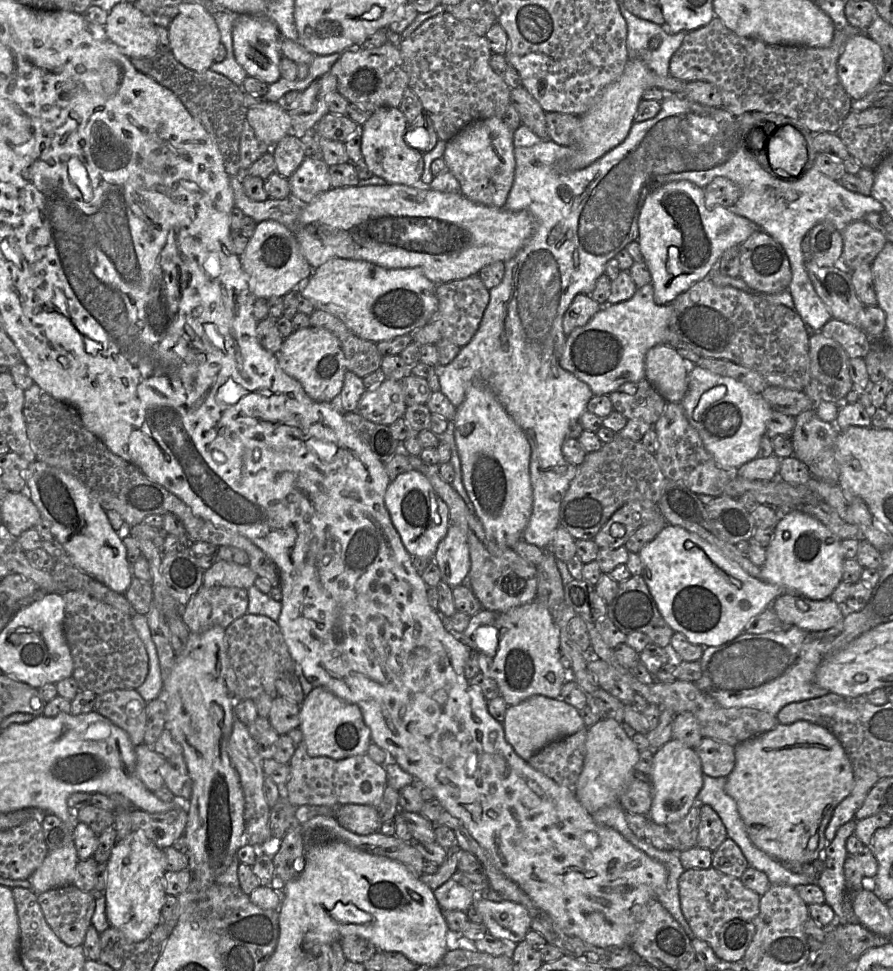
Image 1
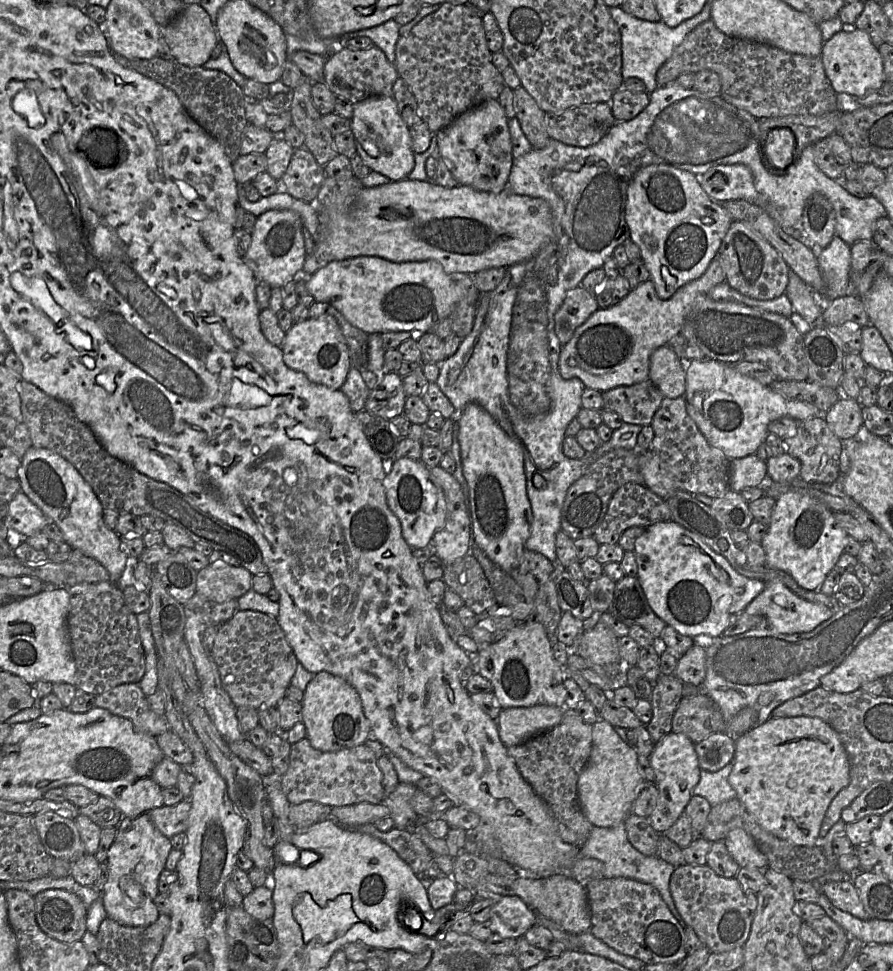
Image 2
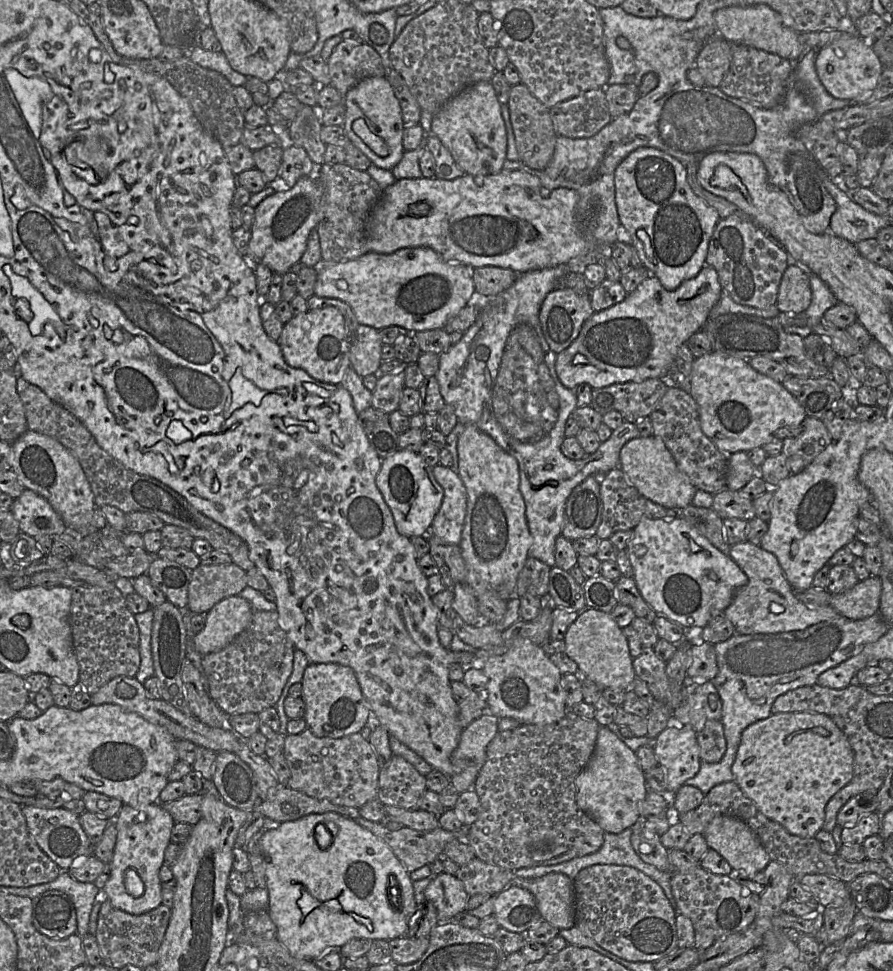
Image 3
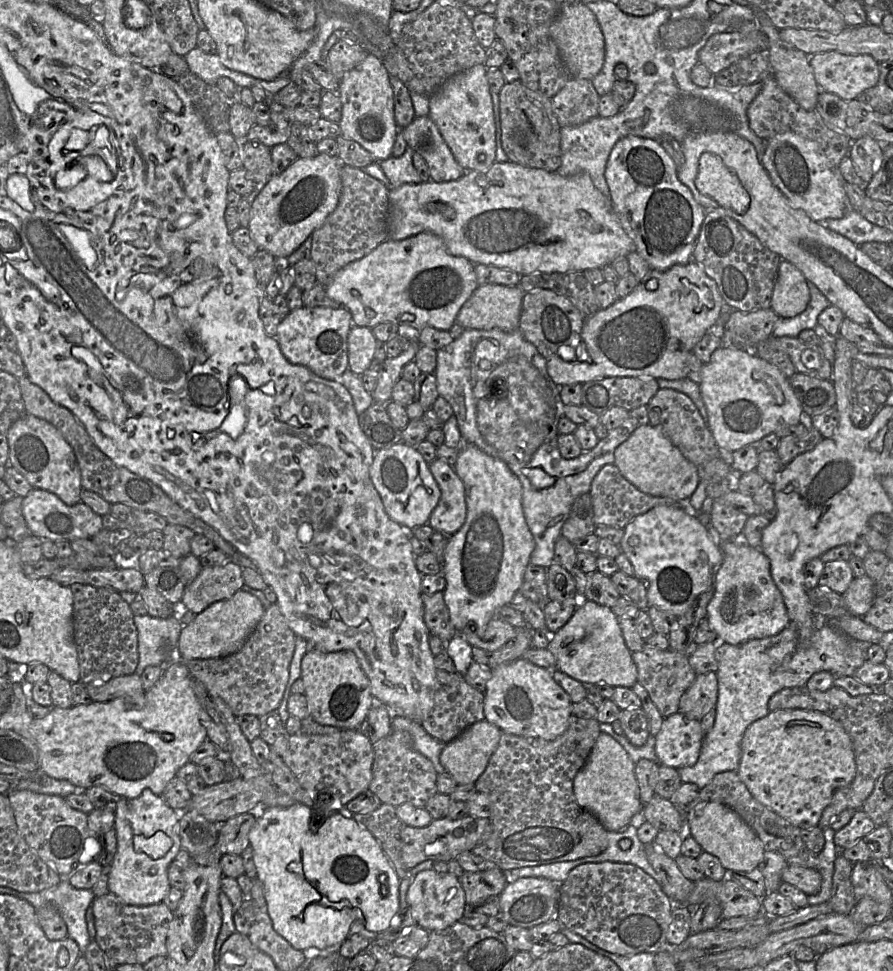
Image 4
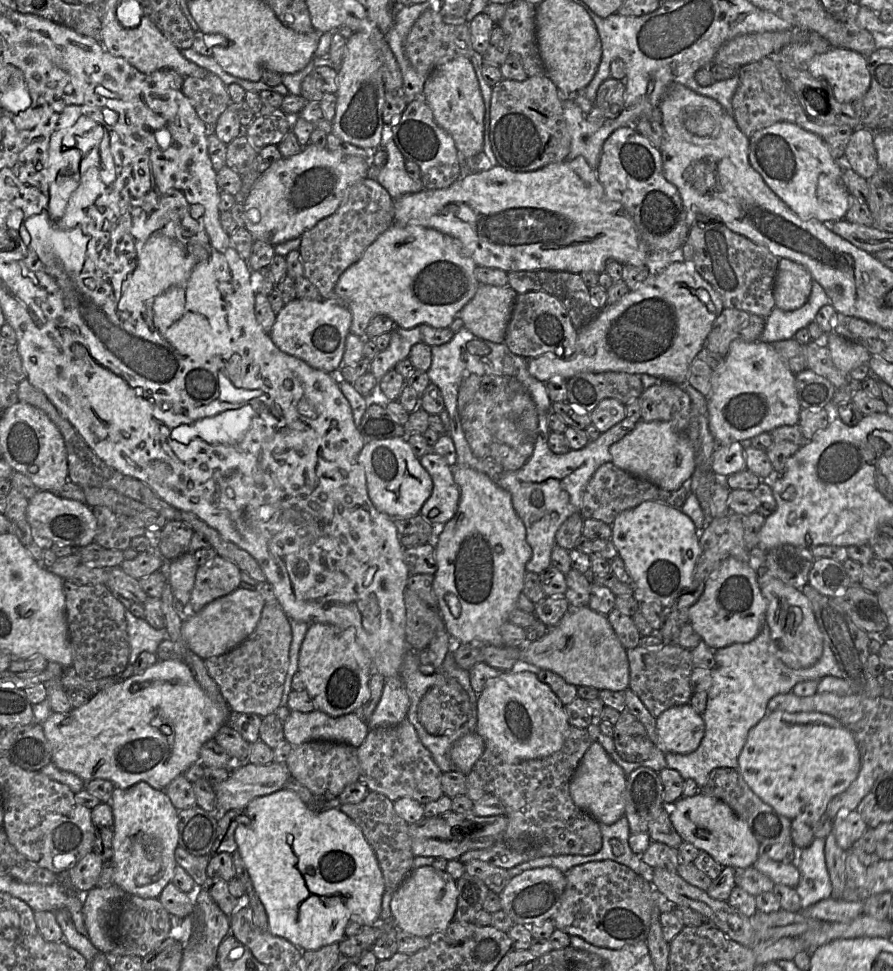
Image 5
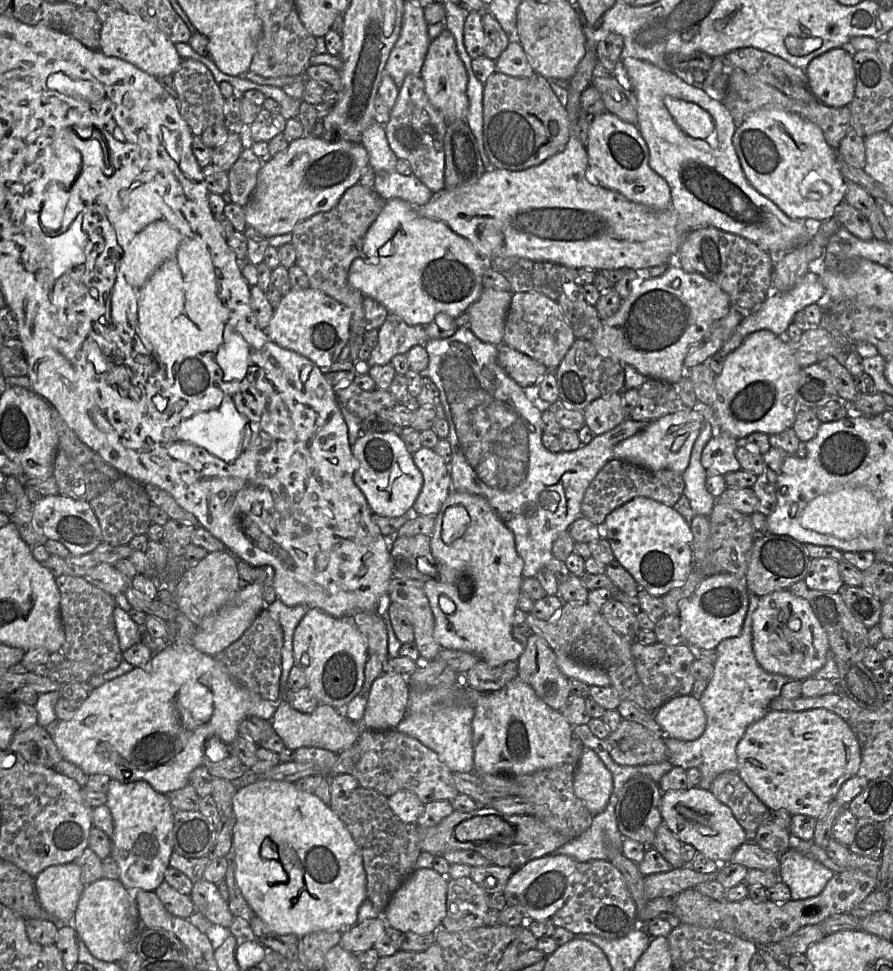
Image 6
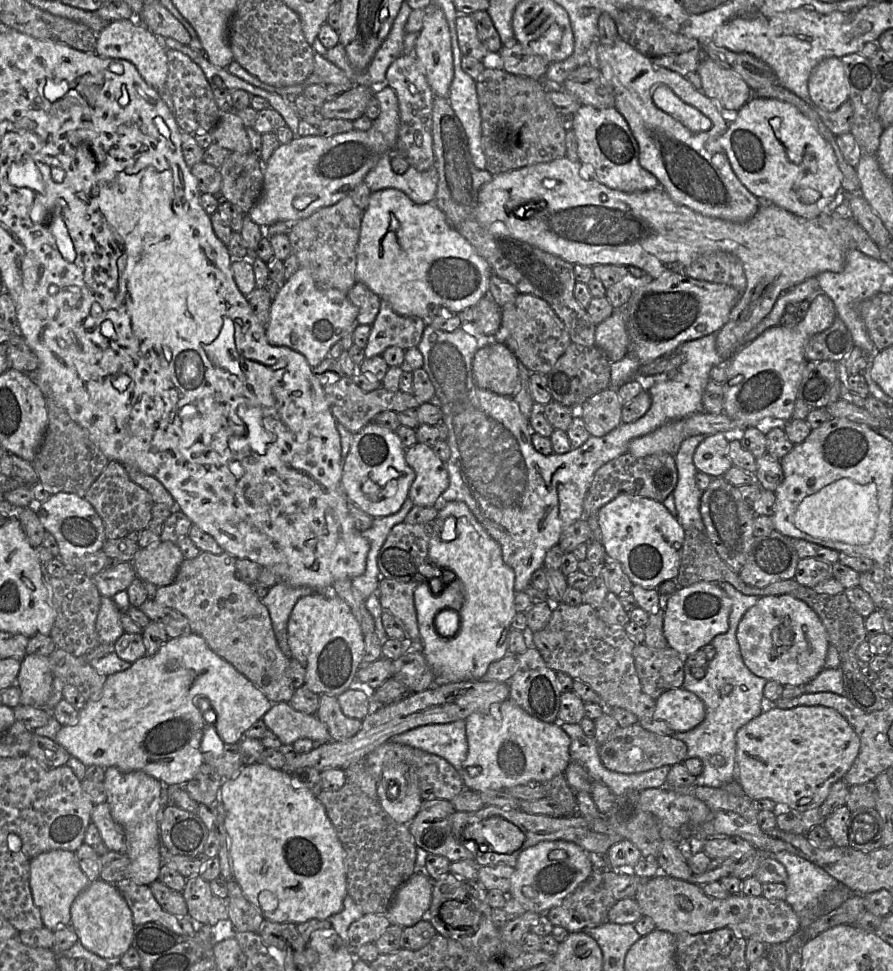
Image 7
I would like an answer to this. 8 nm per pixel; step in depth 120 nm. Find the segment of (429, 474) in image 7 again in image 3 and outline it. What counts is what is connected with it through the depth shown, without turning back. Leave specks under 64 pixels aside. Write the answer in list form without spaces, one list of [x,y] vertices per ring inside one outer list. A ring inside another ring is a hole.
[[[437,464],[433,475],[444,491],[441,506],[434,517],[430,534],[442,541],[459,546],[467,513],[466,487],[451,467]]]

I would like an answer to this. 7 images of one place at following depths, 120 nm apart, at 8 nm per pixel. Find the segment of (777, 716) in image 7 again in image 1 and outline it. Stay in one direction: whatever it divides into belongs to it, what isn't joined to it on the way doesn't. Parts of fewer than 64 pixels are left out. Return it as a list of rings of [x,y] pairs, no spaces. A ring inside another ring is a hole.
[[[799,720],[791,724],[779,723],[774,729],[748,739],[735,746],[735,766],[724,786],[726,793],[737,803],[739,814],[746,826],[747,834],[753,845],[780,862],[813,863],[817,861],[826,848],[825,829],[837,805],[853,789],[853,768],[838,739],[825,727]]]

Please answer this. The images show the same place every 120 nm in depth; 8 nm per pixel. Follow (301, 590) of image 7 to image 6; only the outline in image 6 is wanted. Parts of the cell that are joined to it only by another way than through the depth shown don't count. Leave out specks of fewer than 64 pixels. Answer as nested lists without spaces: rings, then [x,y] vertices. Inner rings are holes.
[[[278,598],[265,606],[271,616],[279,622],[283,630],[284,643],[282,648],[282,673],[280,677],[280,699],[285,700],[285,692],[288,688],[288,678],[294,666],[293,638],[294,632],[307,613],[306,605],[287,606]]]

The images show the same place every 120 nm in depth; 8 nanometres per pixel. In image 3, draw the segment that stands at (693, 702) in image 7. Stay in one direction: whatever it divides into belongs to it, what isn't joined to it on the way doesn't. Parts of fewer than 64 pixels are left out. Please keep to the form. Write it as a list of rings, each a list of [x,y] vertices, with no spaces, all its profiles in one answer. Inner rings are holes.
[[[672,722],[653,741],[658,765],[666,772],[666,793],[674,795],[700,769],[697,732],[690,725]]]

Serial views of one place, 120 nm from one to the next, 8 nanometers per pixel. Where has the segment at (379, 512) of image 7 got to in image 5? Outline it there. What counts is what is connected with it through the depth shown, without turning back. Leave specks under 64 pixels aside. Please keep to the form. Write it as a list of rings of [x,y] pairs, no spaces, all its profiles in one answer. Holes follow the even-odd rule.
[[[404,437],[365,443],[359,454],[359,463],[364,467],[367,492],[372,504],[392,518],[418,515],[432,493],[432,478]]]

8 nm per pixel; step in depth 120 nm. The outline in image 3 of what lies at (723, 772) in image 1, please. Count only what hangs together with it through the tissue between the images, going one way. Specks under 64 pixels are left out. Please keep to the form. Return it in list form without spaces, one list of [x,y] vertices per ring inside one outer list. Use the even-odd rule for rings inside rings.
[[[709,720],[697,733],[697,742],[701,760],[707,763],[719,762],[726,751],[726,739],[720,720]]]

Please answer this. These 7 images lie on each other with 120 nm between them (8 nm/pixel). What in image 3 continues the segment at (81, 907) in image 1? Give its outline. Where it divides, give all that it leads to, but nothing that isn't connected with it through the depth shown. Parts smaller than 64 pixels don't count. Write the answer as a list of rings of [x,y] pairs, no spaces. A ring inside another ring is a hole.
[[[49,890],[32,899],[32,921],[42,934],[64,939],[77,933],[77,915],[70,897],[62,891]]]

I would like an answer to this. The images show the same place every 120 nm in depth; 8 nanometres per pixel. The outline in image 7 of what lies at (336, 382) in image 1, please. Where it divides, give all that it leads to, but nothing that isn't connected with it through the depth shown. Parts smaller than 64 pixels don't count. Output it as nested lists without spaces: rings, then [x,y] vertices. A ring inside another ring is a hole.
[[[300,267],[281,285],[271,302],[266,336],[270,345],[285,346],[302,354],[313,368],[328,357],[331,347],[341,340],[357,317],[358,308],[345,293],[319,287],[309,271]]]

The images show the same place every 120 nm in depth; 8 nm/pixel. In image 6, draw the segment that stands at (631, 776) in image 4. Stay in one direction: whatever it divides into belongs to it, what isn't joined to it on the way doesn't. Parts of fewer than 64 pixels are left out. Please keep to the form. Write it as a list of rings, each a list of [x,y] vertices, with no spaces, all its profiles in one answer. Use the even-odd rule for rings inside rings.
[[[585,748],[574,775],[573,790],[586,808],[596,815],[607,806],[613,790],[613,777],[592,749]]]

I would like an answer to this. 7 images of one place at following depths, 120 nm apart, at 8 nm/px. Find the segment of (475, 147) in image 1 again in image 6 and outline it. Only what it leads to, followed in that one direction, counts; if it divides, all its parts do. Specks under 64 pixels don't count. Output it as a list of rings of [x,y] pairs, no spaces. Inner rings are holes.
[[[447,29],[431,40],[420,76],[431,104],[441,113],[444,119],[446,121],[465,121],[469,109],[468,76],[464,63],[457,53],[453,35]]]

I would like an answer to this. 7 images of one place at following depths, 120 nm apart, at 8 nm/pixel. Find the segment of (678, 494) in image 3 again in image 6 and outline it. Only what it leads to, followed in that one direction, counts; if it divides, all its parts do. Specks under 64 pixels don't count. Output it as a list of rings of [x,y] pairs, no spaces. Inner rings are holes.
[[[682,409],[651,421],[647,426],[620,443],[613,449],[614,459],[623,460],[646,469],[672,470],[683,474],[689,465],[693,445],[706,421],[704,415],[696,409]]]

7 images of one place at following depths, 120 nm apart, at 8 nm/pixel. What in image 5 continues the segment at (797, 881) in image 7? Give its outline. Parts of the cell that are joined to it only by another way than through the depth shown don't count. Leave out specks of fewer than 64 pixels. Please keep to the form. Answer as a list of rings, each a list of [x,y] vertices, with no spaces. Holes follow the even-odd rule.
[[[814,838],[806,848],[798,849],[792,864],[798,869],[800,878],[795,890],[799,894],[802,909],[831,896],[832,885],[825,861],[825,839]]]

